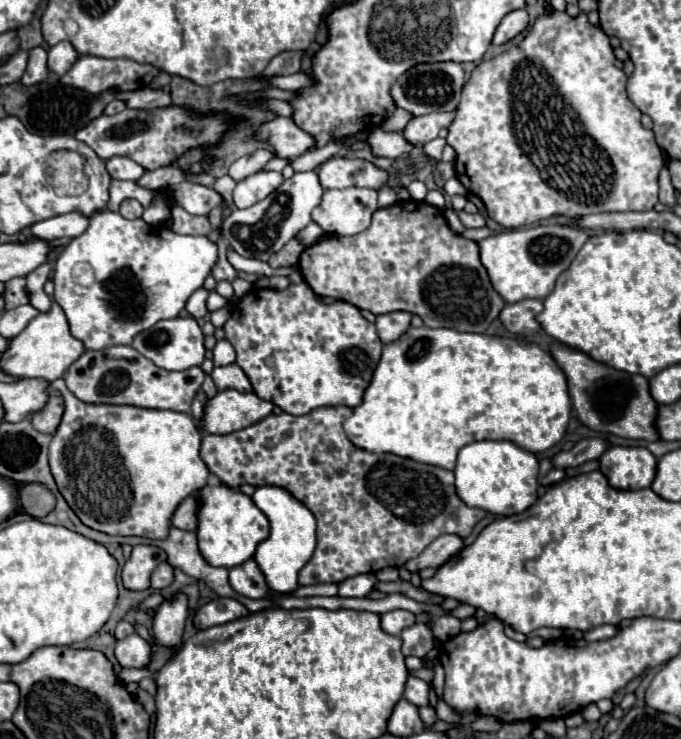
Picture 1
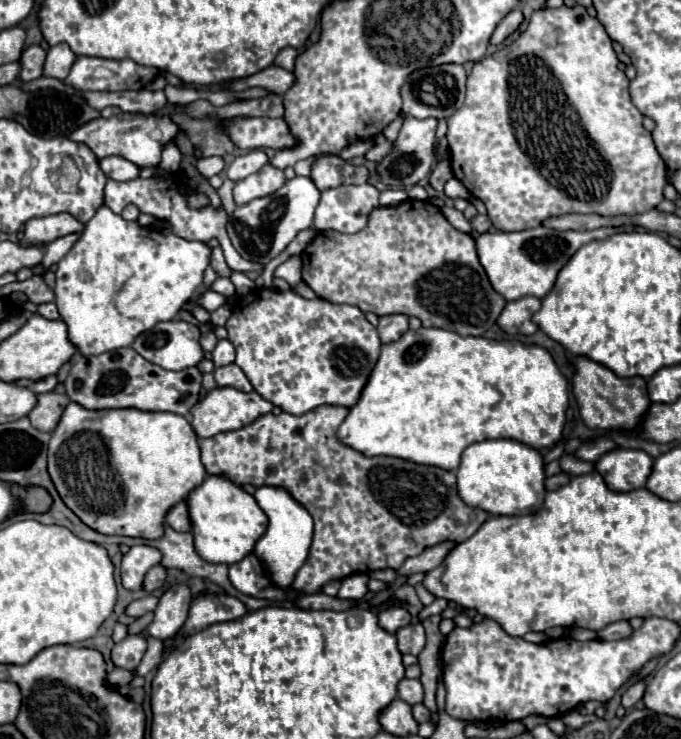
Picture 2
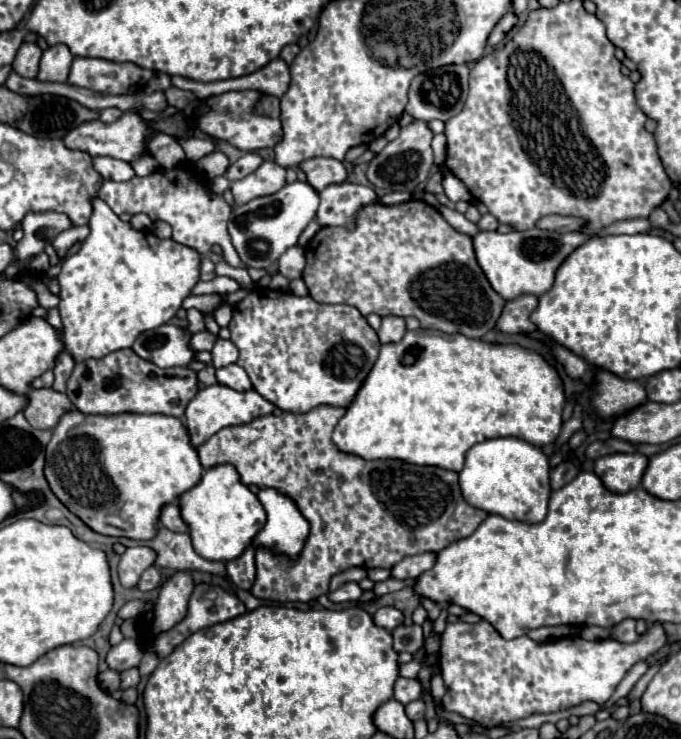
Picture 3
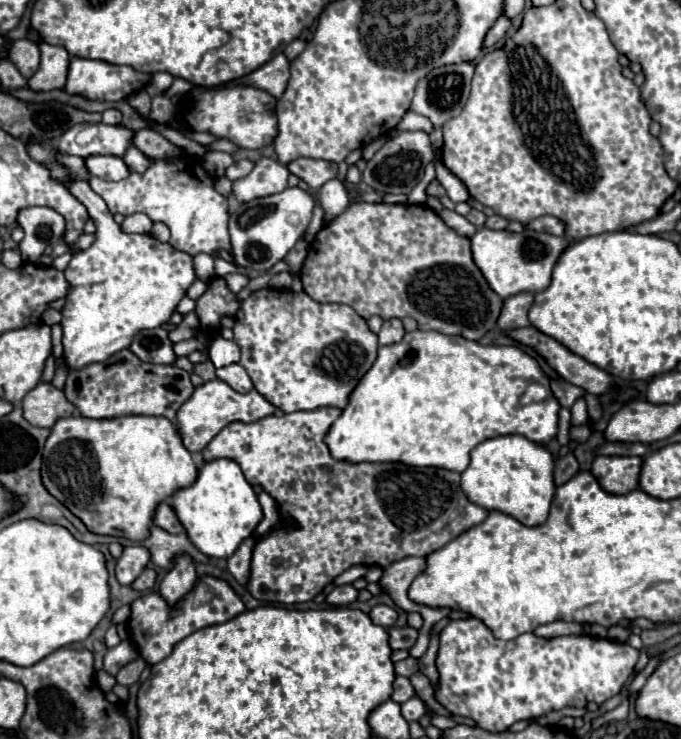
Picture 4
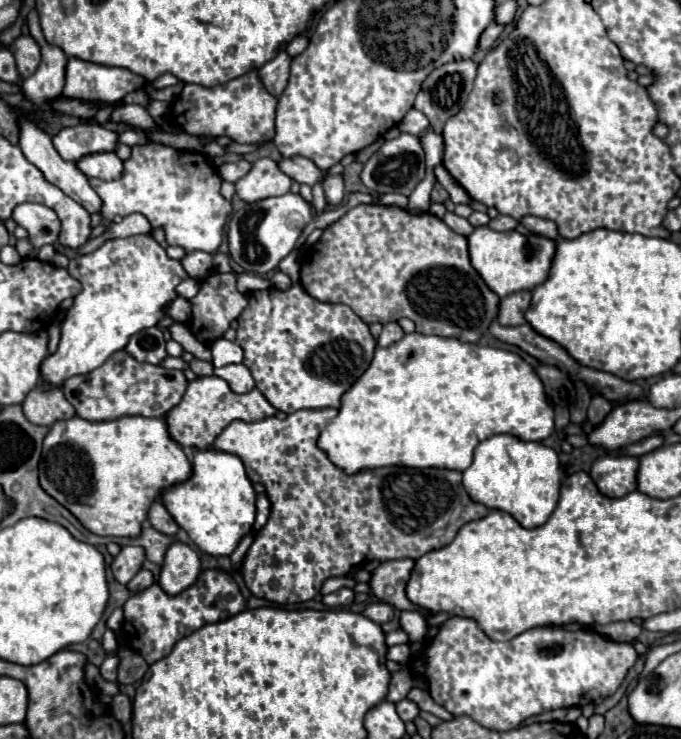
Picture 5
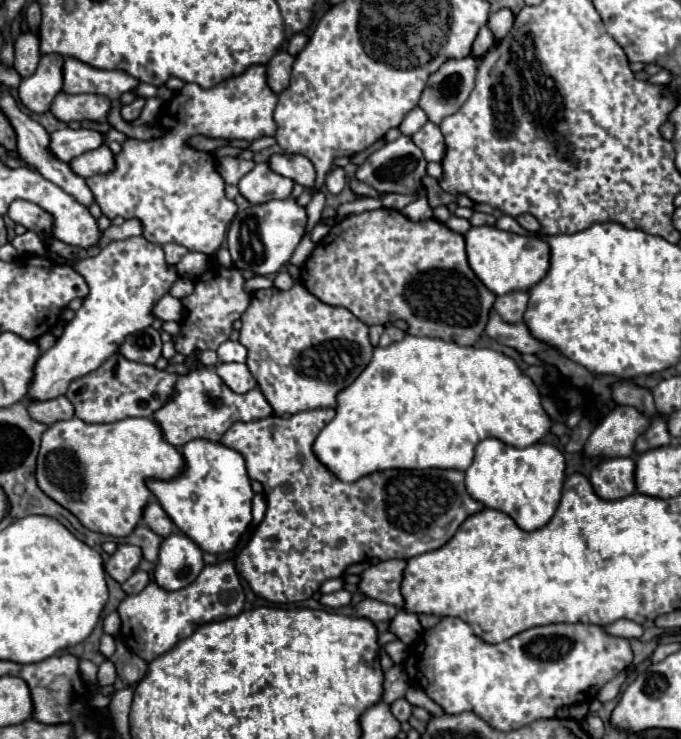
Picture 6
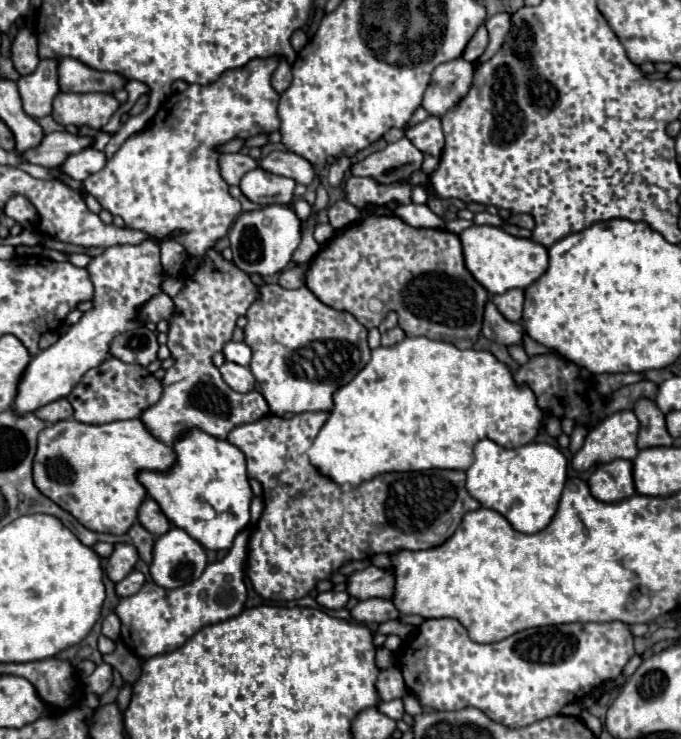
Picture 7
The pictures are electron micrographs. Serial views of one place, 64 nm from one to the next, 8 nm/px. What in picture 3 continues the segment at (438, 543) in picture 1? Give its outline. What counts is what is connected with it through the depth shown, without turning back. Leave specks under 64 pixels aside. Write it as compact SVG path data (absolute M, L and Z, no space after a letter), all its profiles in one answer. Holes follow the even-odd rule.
M424 552L418 556L406 556L402 562L398 562L392 568L392 578L404 580L404 578L418 578L422 572L430 570L436 562L436 552Z

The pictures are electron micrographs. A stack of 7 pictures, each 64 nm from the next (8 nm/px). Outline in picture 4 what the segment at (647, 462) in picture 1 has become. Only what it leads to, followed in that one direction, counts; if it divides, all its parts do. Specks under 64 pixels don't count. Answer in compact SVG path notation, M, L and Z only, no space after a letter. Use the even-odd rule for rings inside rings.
M596 456L592 462L592 474L610 494L626 494L636 490L640 468L640 456Z

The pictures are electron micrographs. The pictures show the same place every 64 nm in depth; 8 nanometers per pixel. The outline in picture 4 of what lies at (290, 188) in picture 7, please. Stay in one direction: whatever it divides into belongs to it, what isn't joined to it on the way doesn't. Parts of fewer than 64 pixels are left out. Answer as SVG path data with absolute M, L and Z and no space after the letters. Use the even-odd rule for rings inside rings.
M262 158L256 162L254 170L248 176L232 182L232 194L238 202L250 202L254 198L282 192L288 186L288 174L290 172L284 164L270 158Z

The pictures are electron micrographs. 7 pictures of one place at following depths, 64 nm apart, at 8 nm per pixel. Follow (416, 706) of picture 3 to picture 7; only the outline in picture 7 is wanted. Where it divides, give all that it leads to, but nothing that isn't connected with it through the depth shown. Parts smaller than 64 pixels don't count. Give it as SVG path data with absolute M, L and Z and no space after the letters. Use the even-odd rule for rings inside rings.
M390 700L390 702L380 702L378 704L380 712L390 716L392 720L402 720L404 716L404 702L402 700Z

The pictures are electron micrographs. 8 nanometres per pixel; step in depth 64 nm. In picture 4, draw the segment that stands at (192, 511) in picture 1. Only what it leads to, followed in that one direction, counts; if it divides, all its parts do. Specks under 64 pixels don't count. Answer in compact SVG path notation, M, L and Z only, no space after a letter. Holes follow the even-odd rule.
M162 502L162 504L158 506L156 516L154 516L154 524L160 526L160 528L164 528L164 530L170 532L170 534L180 534L180 532L184 532L182 522L178 520L176 512L172 510L172 506L170 506L168 502Z

